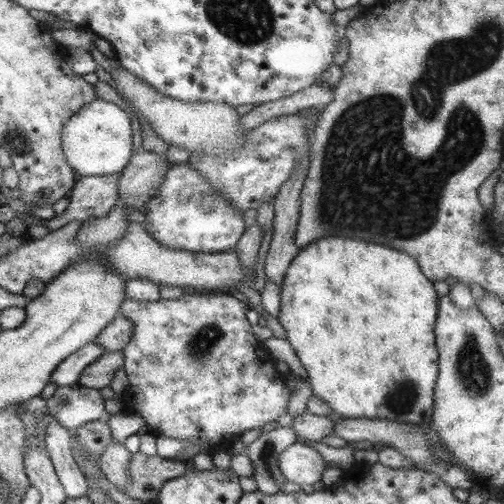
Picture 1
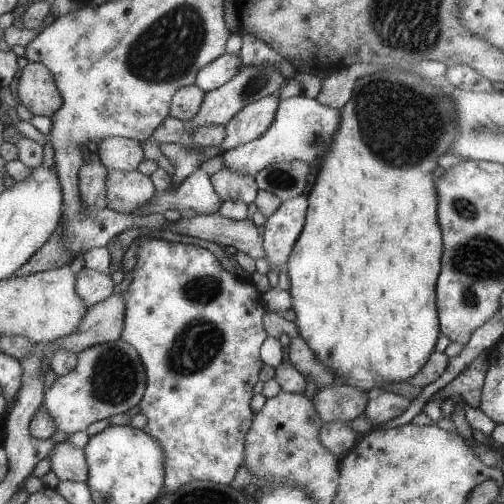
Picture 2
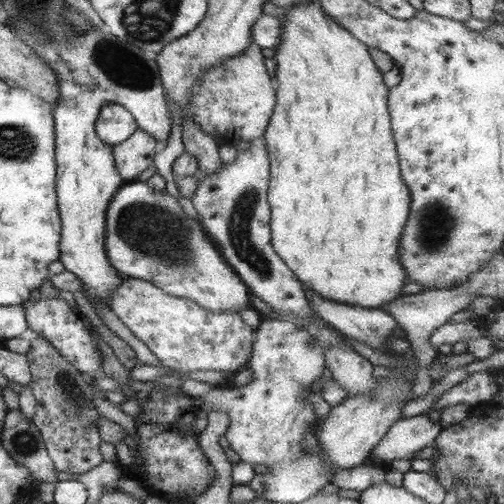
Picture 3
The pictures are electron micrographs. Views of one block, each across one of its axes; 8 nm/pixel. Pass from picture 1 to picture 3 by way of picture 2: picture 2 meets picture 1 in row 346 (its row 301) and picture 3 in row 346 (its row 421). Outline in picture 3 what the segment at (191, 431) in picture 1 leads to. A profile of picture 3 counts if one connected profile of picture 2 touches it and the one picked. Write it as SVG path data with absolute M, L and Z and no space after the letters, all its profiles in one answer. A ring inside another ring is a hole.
M119 274L119 278L121 282L107 296L109 310L117 314L123 326L129 328L165 368L181 374L195 370L239 372L251 360L255 330L243 324L237 312L213 314L189 302L189 298L167 294L153 282L125 274Z

